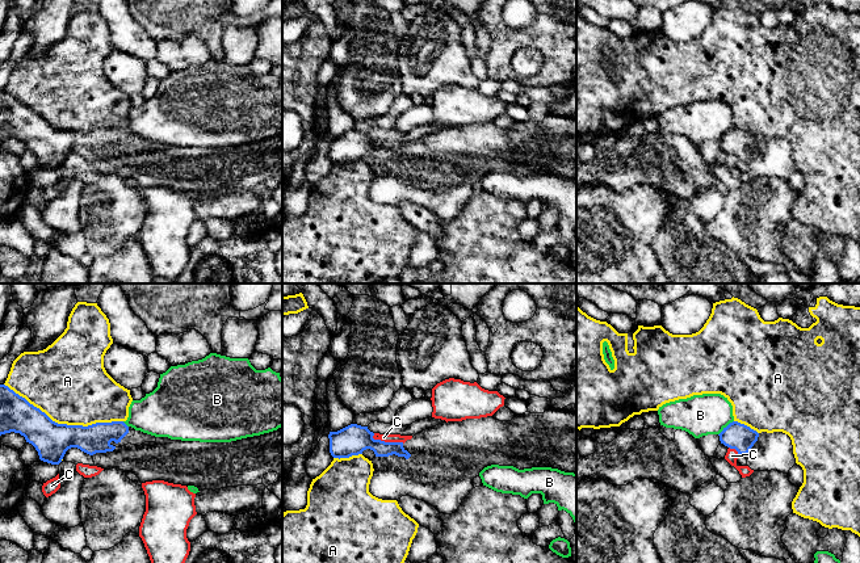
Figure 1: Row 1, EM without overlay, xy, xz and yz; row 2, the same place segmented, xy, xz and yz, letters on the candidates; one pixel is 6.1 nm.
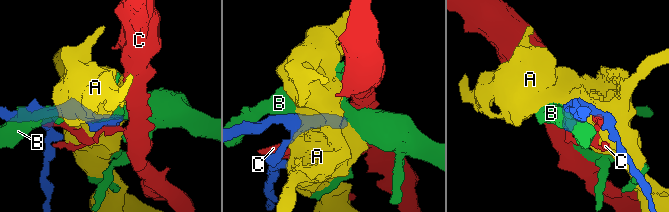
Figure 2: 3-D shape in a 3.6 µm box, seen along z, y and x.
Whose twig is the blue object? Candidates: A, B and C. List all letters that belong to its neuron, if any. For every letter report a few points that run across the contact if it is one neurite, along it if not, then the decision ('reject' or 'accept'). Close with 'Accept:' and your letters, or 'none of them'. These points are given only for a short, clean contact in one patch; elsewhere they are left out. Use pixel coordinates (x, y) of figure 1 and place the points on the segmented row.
A: reject
B: reject
C: reject
Accept: none of them

